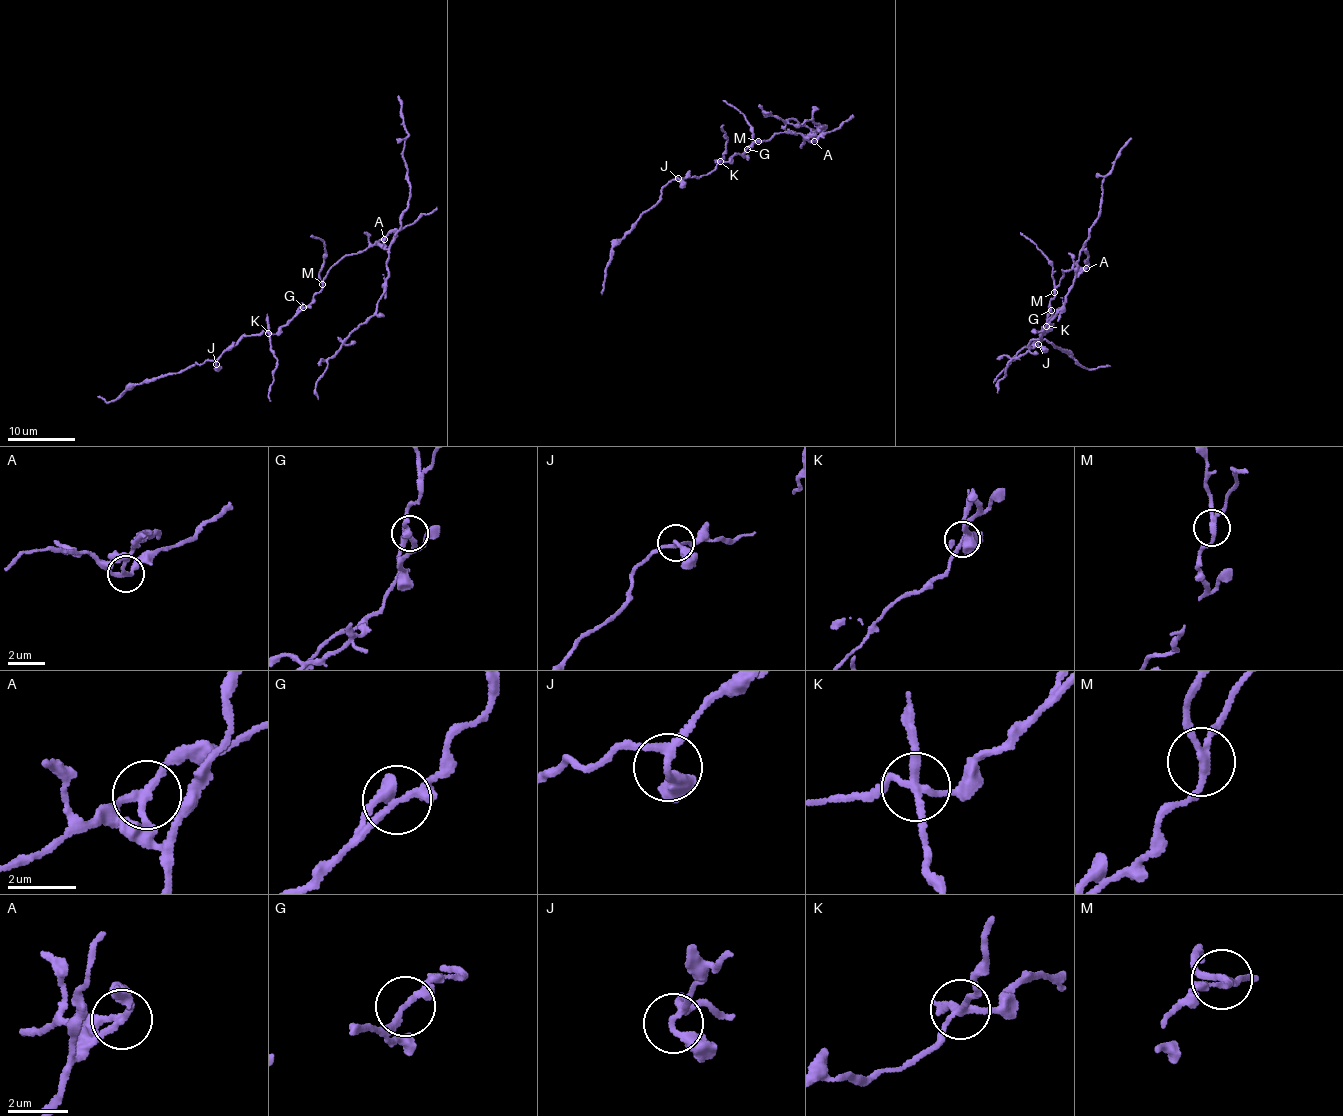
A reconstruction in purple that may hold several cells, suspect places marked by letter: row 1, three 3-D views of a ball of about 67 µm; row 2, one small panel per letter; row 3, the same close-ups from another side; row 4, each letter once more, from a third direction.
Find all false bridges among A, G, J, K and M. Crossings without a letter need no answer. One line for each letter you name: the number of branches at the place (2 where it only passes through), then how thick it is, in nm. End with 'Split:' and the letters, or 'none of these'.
A: 3 branches meet; 190 nm thick
K: 4 branches meet; 220 nm thick
M: 3 branches meet; 200 nm thick
Split: A, K, M

